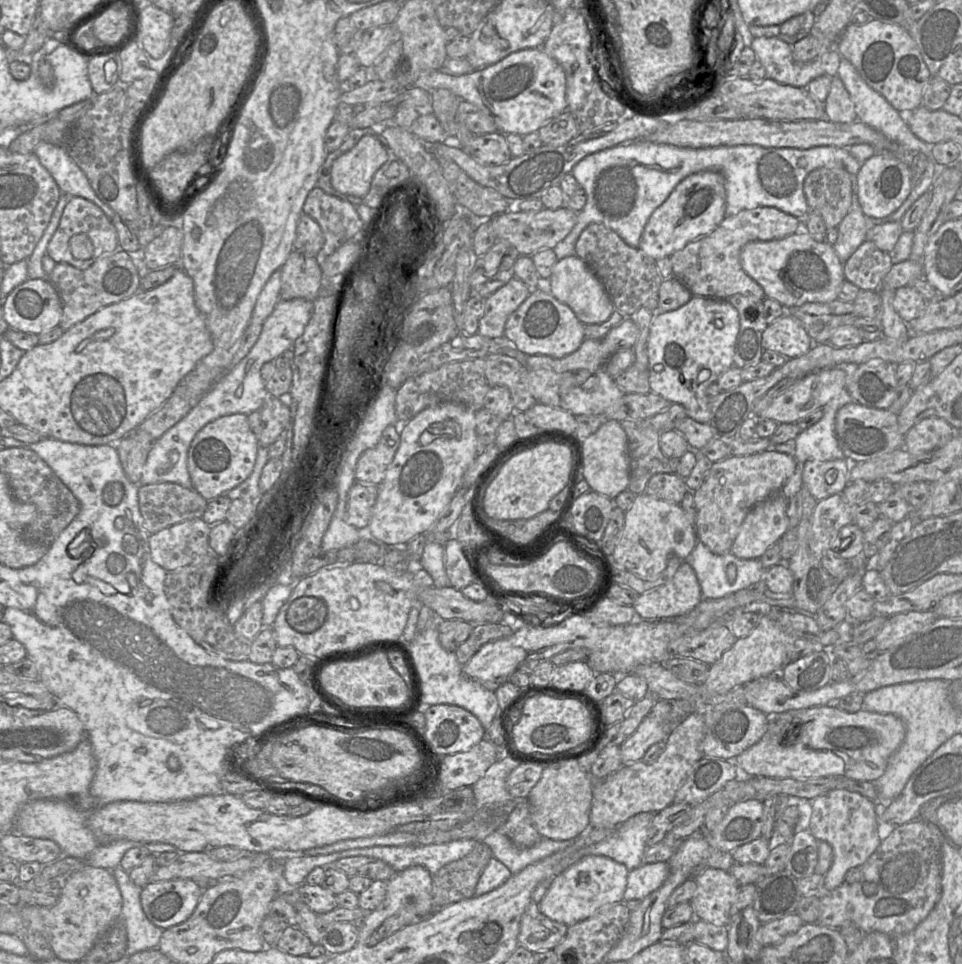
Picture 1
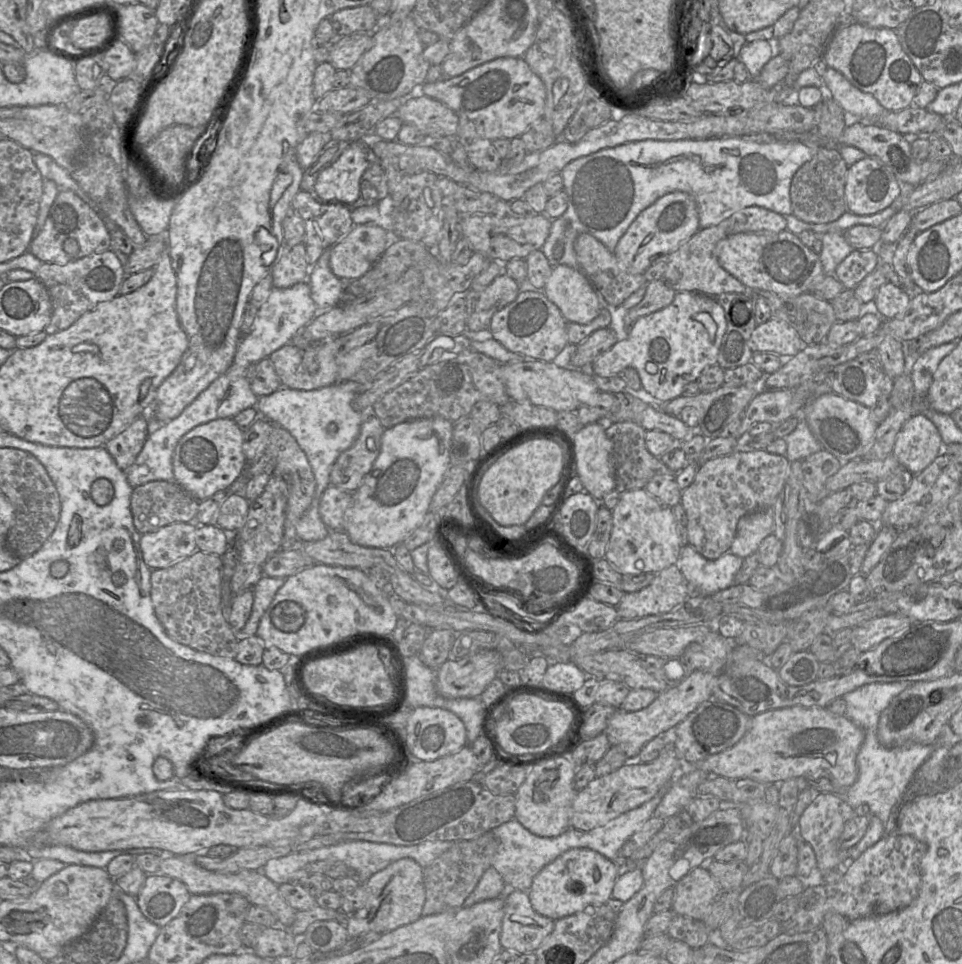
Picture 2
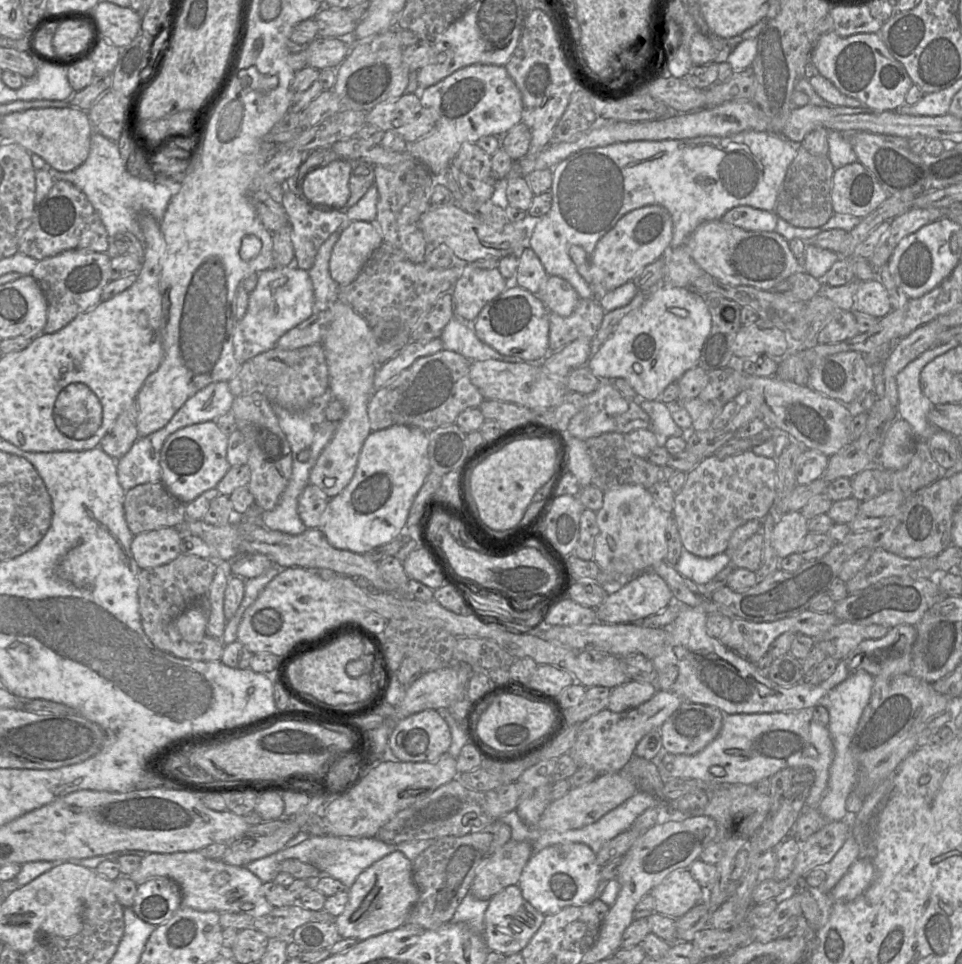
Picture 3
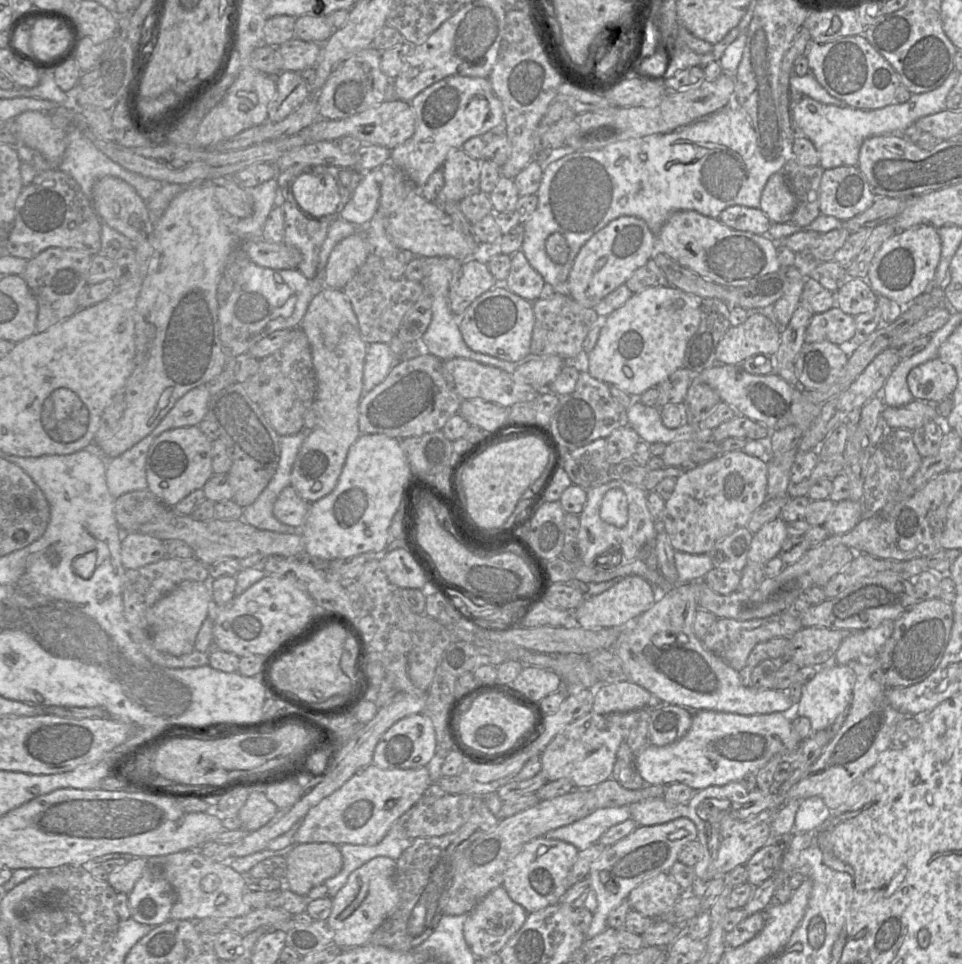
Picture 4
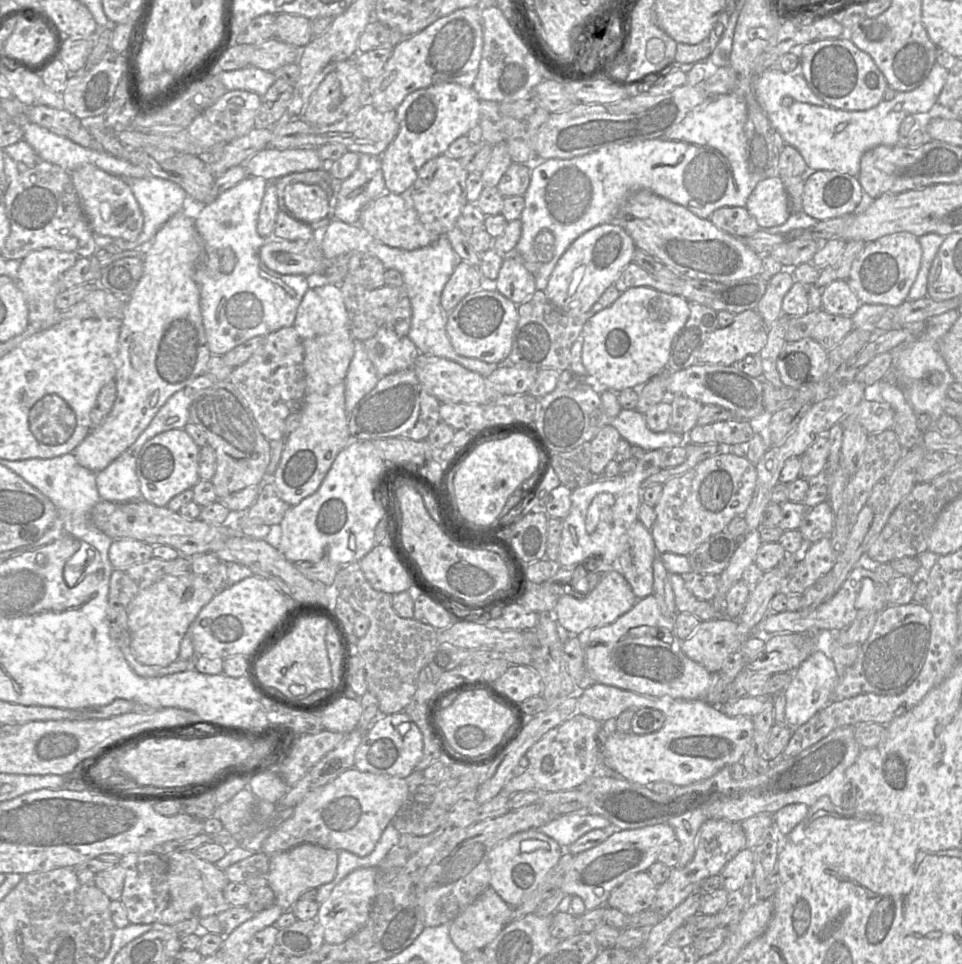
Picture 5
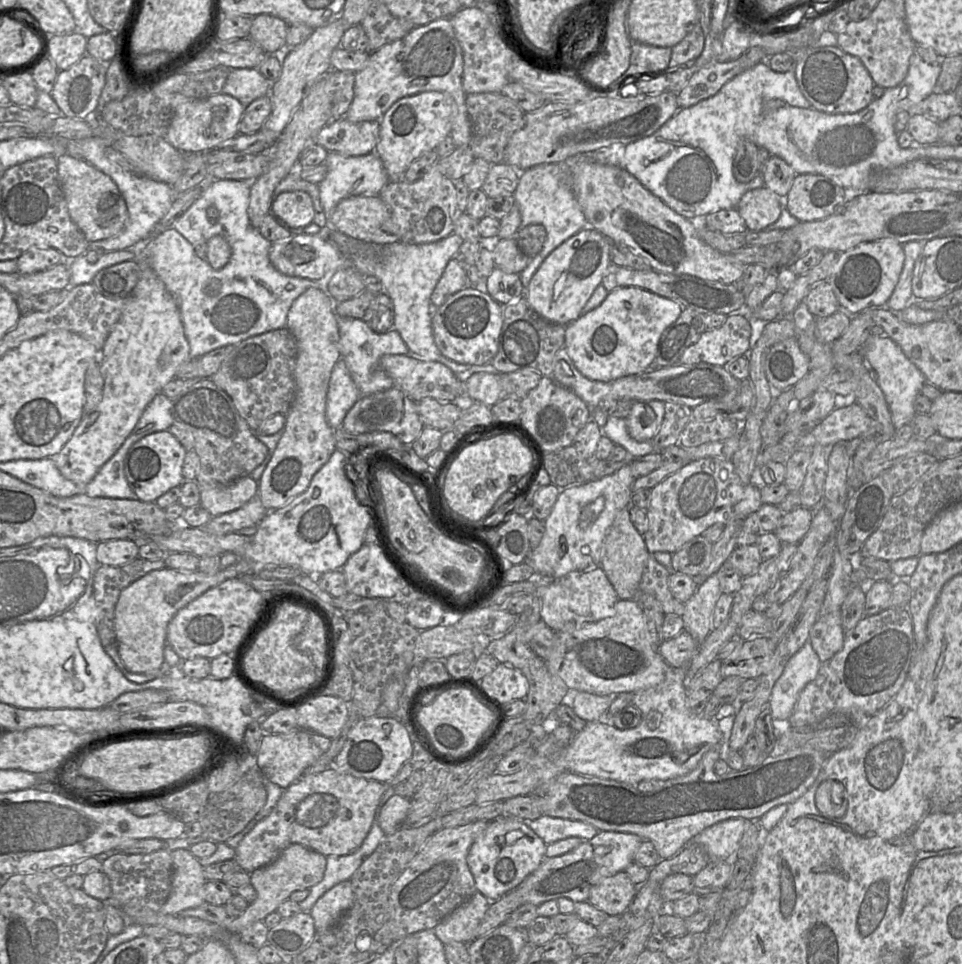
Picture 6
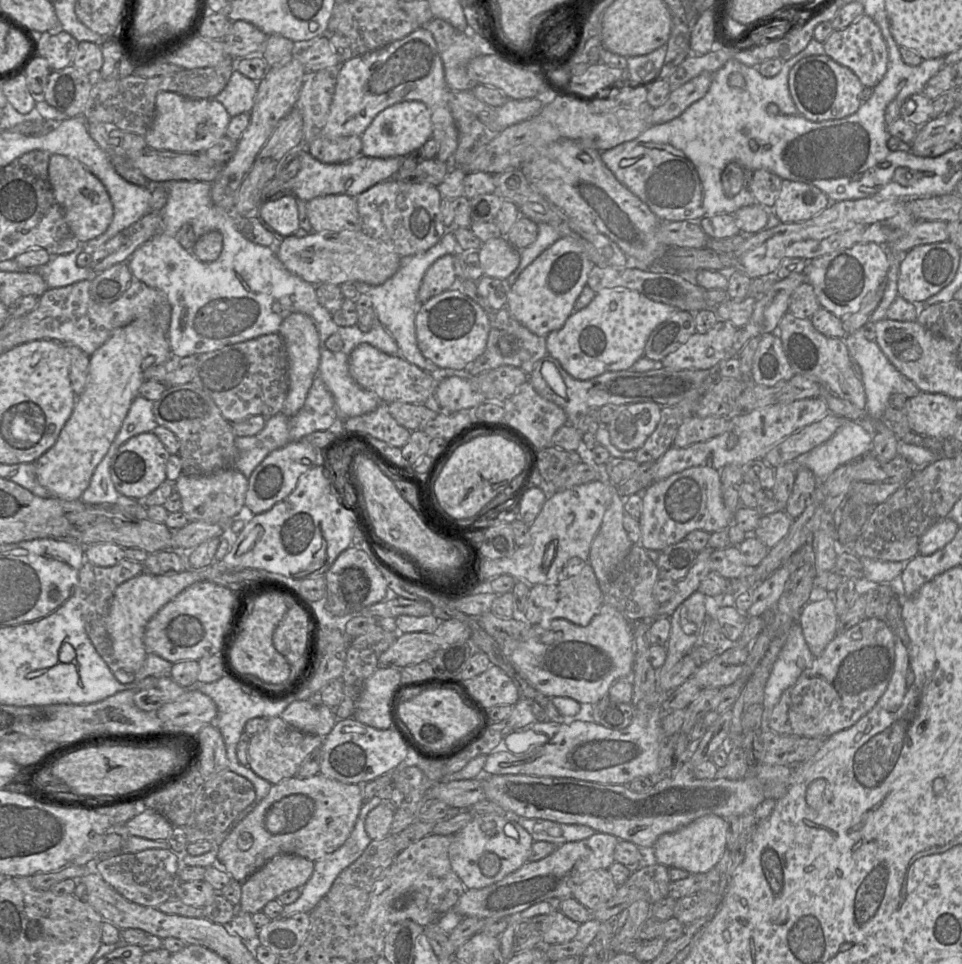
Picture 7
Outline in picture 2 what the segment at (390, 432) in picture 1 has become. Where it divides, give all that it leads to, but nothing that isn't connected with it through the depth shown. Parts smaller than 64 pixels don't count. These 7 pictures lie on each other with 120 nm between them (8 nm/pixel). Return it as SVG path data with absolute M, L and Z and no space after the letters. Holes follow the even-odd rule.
M374 414L367 416L353 445L335 461L330 485L346 491L357 490L380 453L384 431L384 426Z

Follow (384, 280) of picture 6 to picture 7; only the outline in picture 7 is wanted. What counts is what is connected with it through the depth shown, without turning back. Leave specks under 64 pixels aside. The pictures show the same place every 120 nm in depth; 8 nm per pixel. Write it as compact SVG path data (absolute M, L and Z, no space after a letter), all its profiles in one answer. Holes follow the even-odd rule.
M448 230L435 245L426 251L401 257L398 271L385 283L381 285L369 285L363 282L346 282L340 285L341 292L345 299L354 301L356 304L364 304L365 306L373 307L378 321L387 329L396 341L399 348L398 356L428 372L436 381L441 381L450 376L461 378L474 377L468 374L465 369L444 369L435 365L423 356L418 347L416 338L415 319L422 304L418 297L422 279L427 269L438 258L446 254L454 254L457 250L458 242L454 232Z

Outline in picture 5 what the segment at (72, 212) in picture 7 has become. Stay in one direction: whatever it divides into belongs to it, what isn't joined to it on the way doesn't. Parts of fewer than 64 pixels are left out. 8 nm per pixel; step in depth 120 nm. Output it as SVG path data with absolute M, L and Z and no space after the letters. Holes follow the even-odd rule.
M83 164L70 172L82 210L95 235L135 241L142 232L142 211L126 179L109 174L92 164Z

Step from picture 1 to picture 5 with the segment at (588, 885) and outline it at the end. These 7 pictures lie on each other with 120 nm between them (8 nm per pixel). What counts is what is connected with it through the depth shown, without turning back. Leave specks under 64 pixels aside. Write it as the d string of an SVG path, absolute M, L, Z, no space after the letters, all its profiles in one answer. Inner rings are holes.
M529 829L500 842L489 855L490 887L511 907L520 904L546 880L563 855L563 847L554 839Z

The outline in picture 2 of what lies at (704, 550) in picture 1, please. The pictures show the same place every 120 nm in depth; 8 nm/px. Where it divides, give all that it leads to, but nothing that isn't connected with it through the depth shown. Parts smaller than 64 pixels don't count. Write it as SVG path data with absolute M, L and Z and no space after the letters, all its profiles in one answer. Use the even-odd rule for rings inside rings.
M688 544L682 547L675 565L690 589L700 595L712 595L735 584L734 578L742 563L743 558L730 551L717 559L706 559Z

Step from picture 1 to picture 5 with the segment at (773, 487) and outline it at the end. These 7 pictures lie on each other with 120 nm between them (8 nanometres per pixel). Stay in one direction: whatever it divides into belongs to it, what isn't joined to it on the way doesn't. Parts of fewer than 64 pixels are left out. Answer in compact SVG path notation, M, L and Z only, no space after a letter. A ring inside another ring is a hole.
M733 453L707 458L688 472L666 481L662 484L662 494L654 506L656 520L650 529L657 554L669 552L688 556L707 539L722 533L729 522L744 514L751 503L756 482L756 466L746 457Z

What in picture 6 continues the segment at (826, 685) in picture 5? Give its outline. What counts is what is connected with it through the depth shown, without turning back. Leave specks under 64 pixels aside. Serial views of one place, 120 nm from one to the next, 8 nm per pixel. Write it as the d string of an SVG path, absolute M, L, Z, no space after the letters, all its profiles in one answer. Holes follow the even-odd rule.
M809 641L789 658L783 673L772 688L768 702L769 711L774 719L789 719L799 694L817 677L821 663Z

